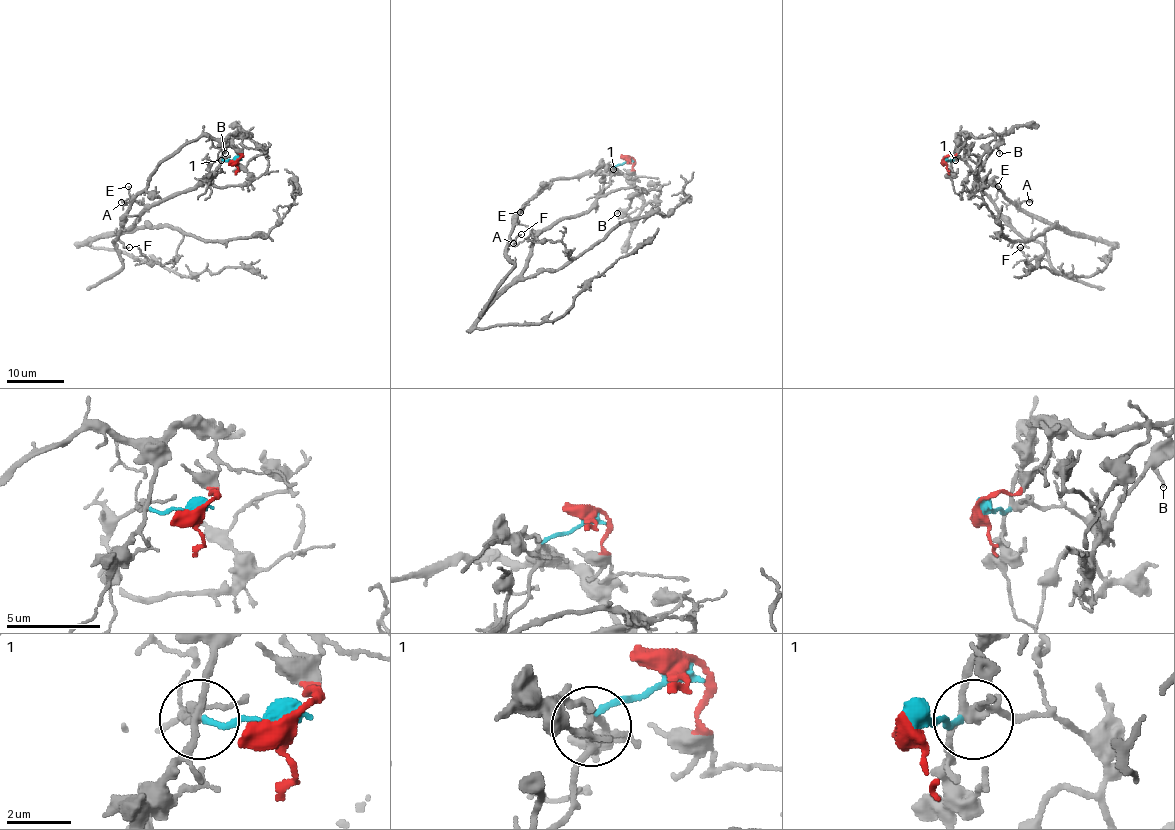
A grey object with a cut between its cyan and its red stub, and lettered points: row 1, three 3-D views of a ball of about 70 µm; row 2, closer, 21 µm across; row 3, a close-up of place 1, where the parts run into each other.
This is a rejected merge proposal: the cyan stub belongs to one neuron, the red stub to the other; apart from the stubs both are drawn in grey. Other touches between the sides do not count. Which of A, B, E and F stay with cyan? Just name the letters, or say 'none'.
A, B

